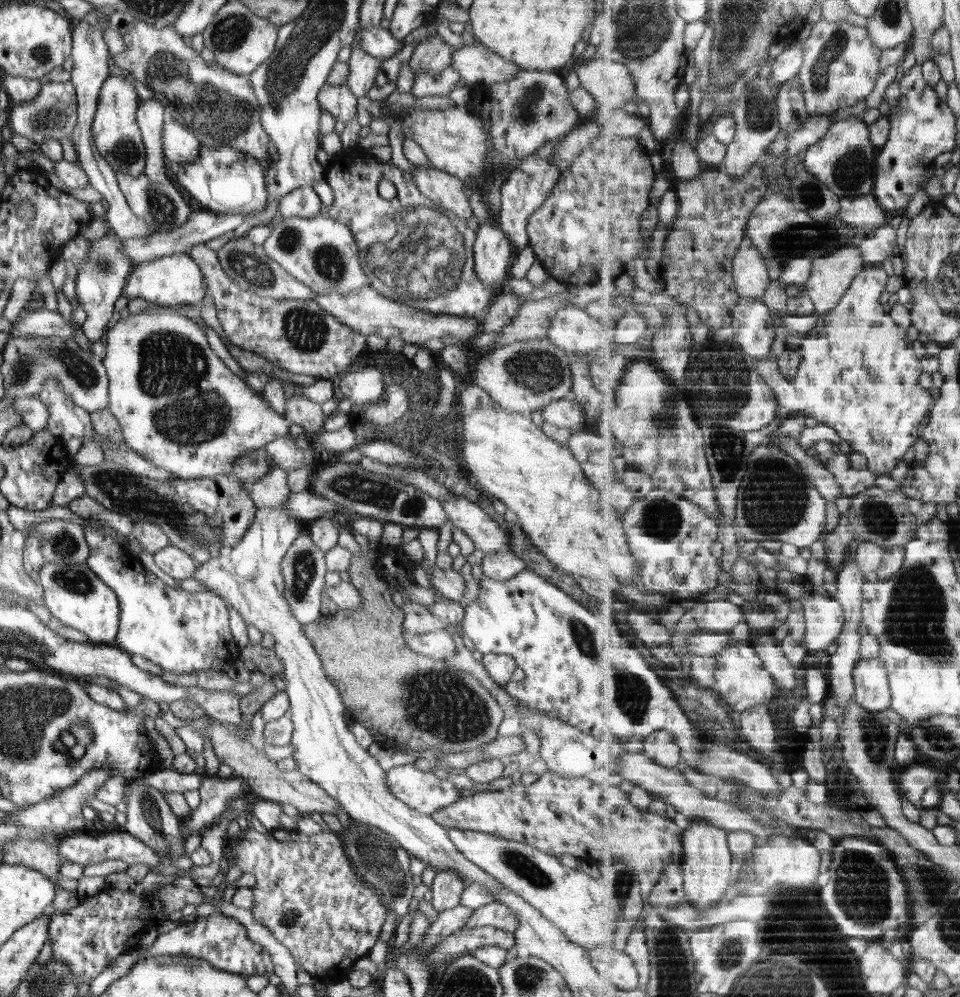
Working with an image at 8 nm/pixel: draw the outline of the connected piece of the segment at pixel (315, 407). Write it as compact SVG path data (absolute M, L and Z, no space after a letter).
M298 395L287 396L284 416L291 423L296 423L302 427L307 435L311 435L322 428L326 419L326 416L322 413L321 405L313 403L309 398Z

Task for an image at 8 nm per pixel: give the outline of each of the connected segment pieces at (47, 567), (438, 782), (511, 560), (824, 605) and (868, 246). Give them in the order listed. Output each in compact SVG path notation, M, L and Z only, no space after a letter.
M47 559L40 570L38 582L44 590L44 604L62 626L84 633L94 644L114 644L119 630L120 606L112 588L108 588L87 564L57 564Z
M414 763L392 767L386 771L390 792L404 804L430 815L451 805L460 797L460 789L440 772L420 770Z
M500 550L485 554L480 567L484 577L498 581L510 580L526 570L527 562L513 553L512 550Z
M812 592L803 600L808 621L806 646L812 653L824 652L834 641L840 642L845 632L848 618L844 604L820 592Z
M892 226L880 228L873 235L860 240L866 268L880 265L897 253L898 229Z

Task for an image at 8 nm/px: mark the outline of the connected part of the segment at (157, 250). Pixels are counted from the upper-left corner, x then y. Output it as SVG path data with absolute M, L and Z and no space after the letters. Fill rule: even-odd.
M198 211L192 212L190 219L180 225L180 227L170 231L168 233L156 232L154 236L150 238L134 238L134 240L123 241L123 254L129 256L133 262L145 263L146 261L153 261L161 256L170 256L174 253L182 253L192 248L194 245L200 243L207 243L213 239L216 239L224 234L228 234L230 231L235 231L238 226L244 224L245 216L242 214L220 214L212 213L211 211Z

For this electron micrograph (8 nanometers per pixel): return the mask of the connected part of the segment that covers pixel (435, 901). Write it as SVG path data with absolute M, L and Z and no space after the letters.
M437 870L430 886L433 897L431 904L439 913L459 905L460 895L467 884L455 870Z

